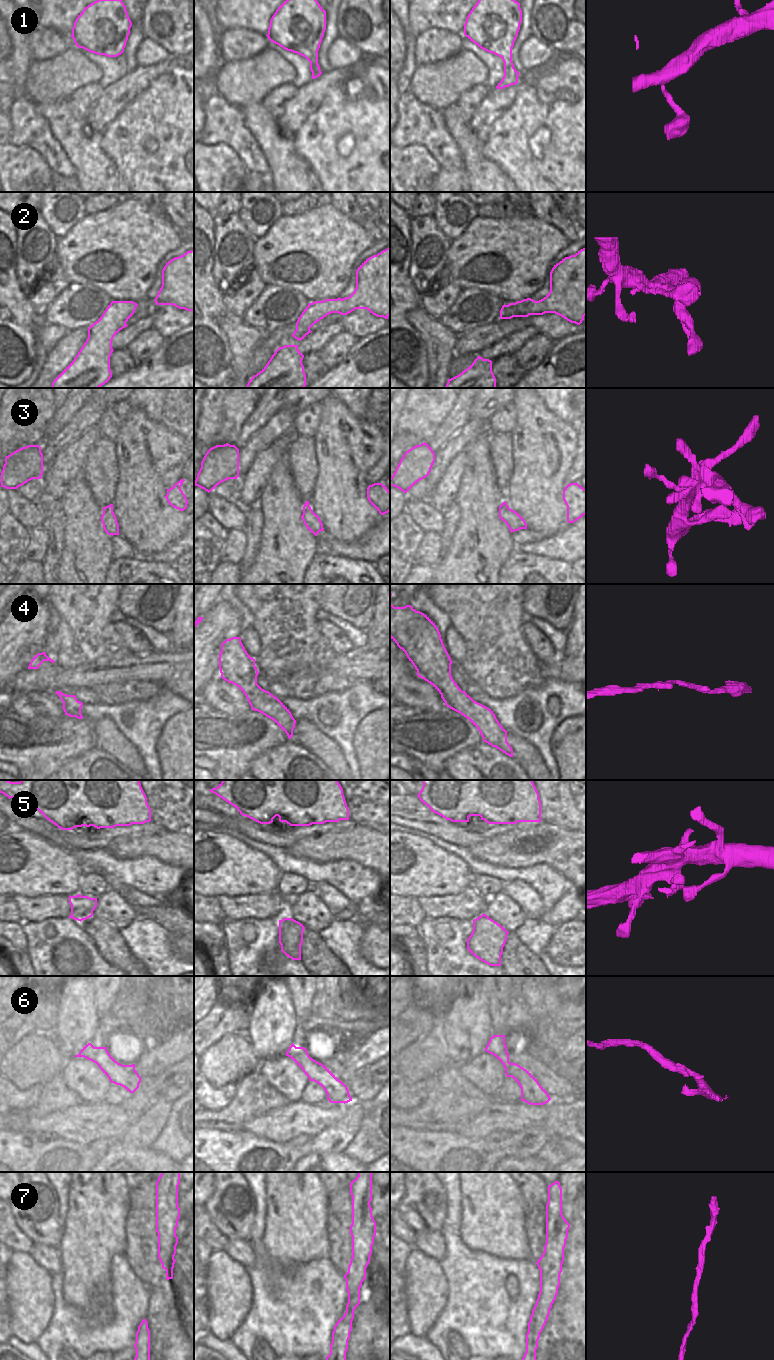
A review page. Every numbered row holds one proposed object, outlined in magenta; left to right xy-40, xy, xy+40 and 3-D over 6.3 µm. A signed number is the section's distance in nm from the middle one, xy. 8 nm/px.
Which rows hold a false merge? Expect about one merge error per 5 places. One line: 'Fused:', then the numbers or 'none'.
Fused: none.

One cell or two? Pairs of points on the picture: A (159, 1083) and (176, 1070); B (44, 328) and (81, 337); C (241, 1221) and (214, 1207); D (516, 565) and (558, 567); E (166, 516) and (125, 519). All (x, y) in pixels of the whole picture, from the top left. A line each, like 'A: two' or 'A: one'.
A: one
B: two
C: one
D: one
E: one

